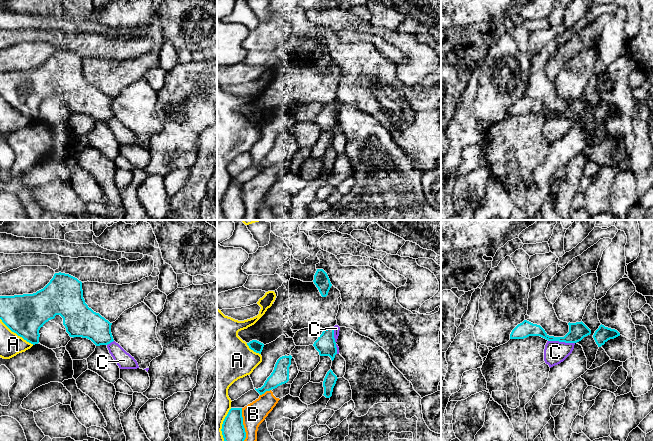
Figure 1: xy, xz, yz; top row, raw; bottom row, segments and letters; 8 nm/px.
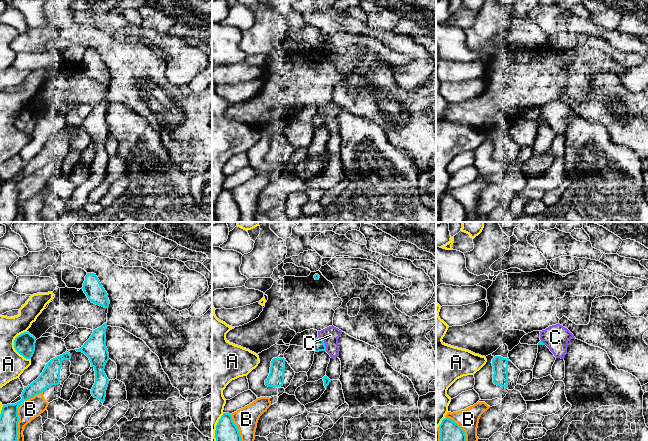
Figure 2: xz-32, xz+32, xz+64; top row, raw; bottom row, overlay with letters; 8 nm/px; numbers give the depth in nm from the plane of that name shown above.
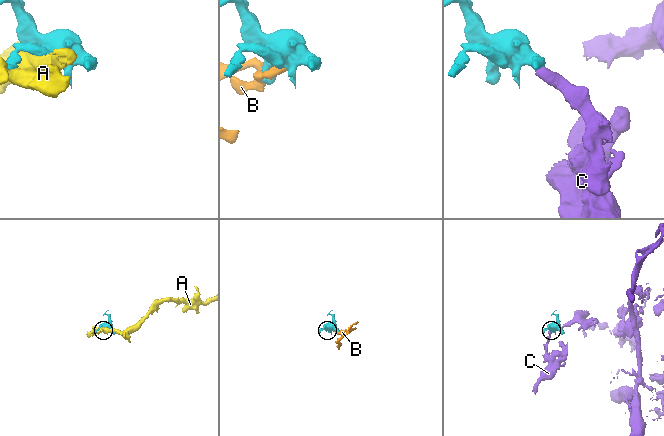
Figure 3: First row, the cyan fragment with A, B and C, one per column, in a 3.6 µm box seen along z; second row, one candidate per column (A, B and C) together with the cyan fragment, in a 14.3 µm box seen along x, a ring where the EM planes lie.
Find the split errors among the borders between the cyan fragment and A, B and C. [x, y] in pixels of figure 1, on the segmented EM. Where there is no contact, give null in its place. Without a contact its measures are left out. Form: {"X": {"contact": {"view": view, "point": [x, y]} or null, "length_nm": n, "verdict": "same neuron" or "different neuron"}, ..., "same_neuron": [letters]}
{"A": {"contact": {"view": "xy", "point": [16, 333]}, "length_nm": 340, "verdict": "different neuron"}, "B": {"contact": {"view": "xz", "point": [242, 424]}, "length_nm": 260, "verdict": "different neuron"}, "C": {"contact": {"view": "yz", "point": [561, 341]}, "length_nm": 220, "verdict": "different neuron"}, "same_neuron": []}

